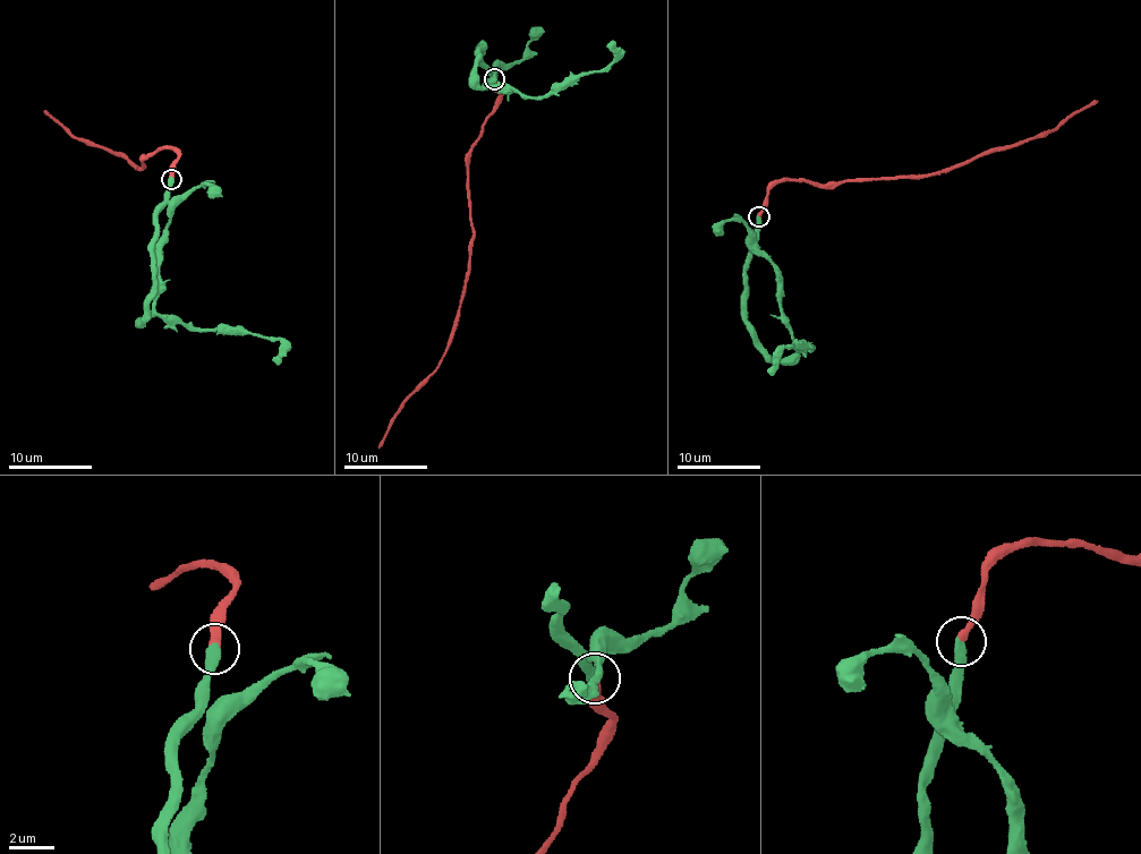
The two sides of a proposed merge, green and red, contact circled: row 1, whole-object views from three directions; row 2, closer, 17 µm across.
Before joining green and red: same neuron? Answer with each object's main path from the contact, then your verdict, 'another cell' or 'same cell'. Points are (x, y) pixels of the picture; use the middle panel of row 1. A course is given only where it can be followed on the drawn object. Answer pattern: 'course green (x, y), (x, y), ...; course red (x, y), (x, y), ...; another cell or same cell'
course green (494, 78), (495, 69), (486, 85), (493, 90), (546, 99), (585, 74), (607, 69), (615, 52), (612, 42); course red (494, 78), (500, 95), (468, 163), (471, 253), (458, 322), (440, 364), (402, 404), (377, 447); same cell

